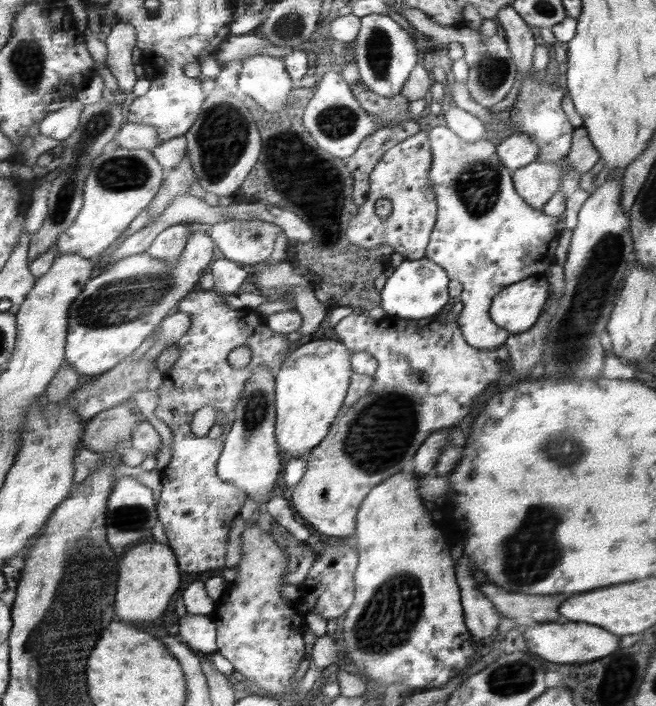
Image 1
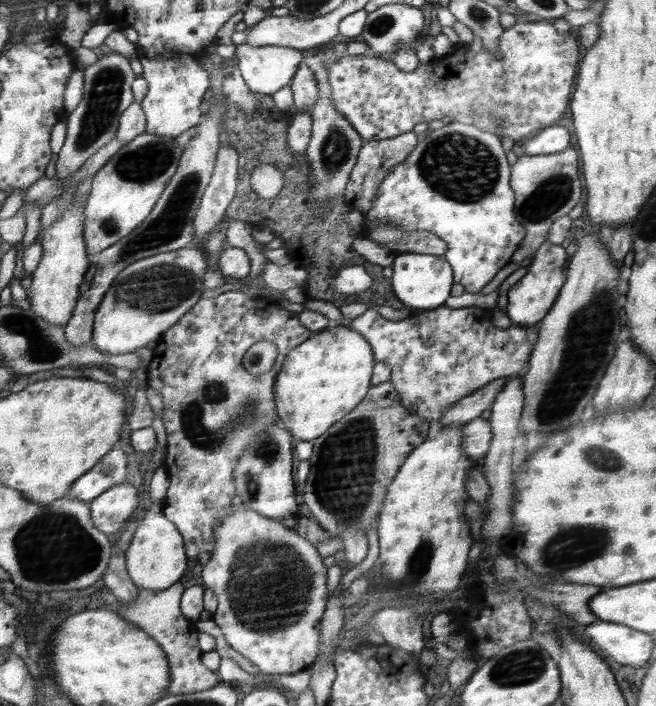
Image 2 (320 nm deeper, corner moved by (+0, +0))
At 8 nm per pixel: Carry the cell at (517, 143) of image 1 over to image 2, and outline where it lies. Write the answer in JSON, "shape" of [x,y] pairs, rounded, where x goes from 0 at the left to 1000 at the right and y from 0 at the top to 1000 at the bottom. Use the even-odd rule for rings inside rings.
{"shape":[[[861,177],[828,181],[814,195],[802,198],[800,218],[828,220],[849,217],[869,208],[869,187]]]}

